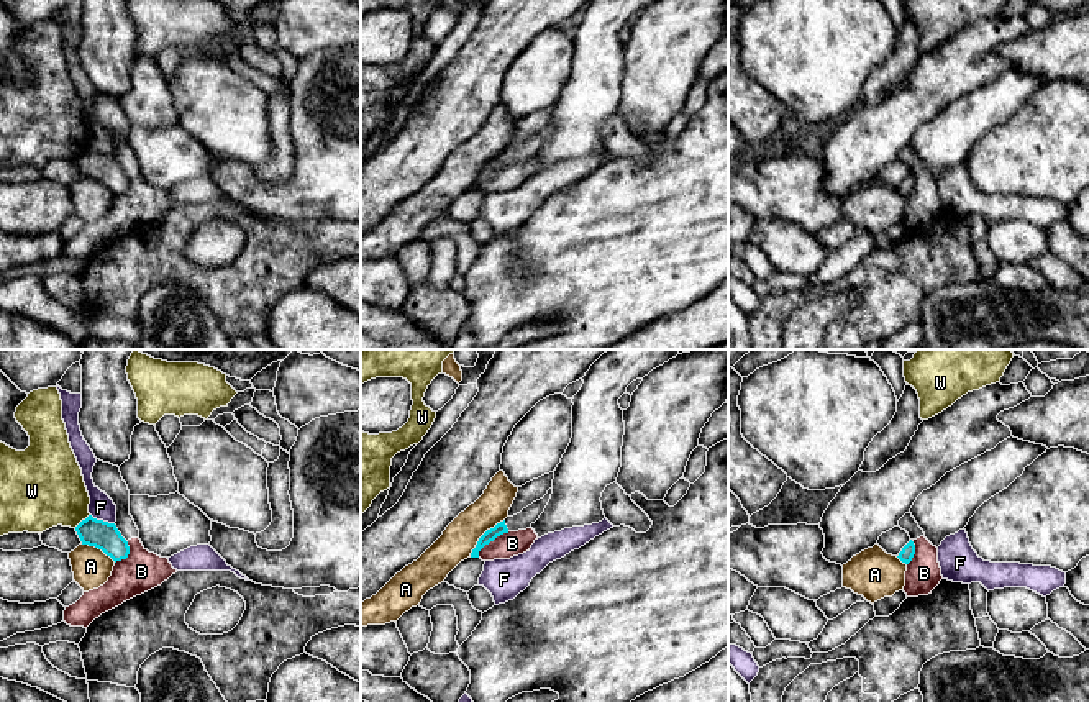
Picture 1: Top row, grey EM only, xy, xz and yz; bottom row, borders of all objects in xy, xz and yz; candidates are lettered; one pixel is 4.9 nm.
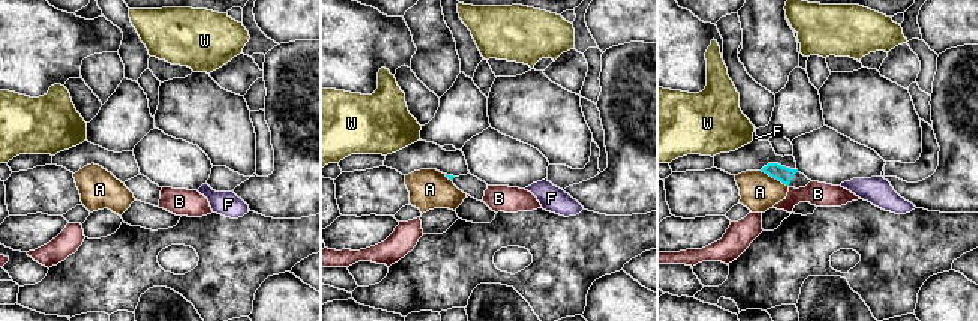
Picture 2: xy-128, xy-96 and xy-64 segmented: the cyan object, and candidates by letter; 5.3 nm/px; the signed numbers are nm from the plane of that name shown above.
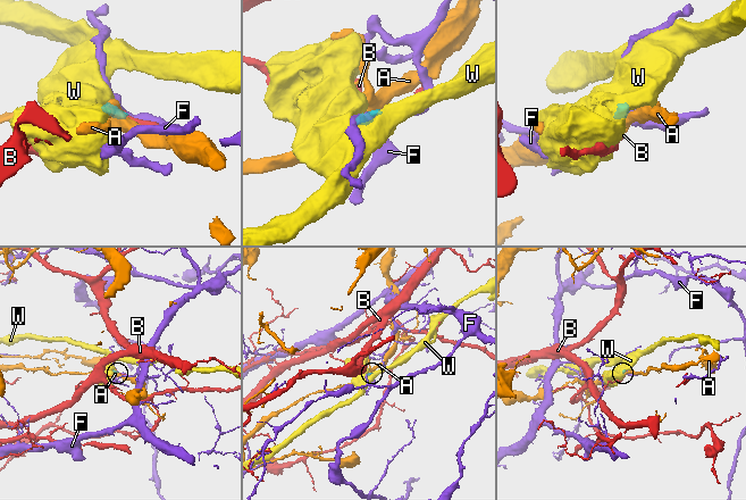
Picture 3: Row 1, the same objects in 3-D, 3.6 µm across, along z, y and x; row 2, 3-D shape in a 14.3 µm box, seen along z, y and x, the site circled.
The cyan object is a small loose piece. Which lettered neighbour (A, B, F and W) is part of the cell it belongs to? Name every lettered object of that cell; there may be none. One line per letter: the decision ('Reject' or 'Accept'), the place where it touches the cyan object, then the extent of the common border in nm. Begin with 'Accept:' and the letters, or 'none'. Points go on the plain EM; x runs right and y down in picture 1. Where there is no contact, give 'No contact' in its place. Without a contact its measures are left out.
Accept: none
A: Reject. Touches cyan at xz (482, 168). Shared border 260 nm
B: Reject. Touches cyan at xz (491, 173). Shared border 200 nm
F: Reject. Touches cyan at xy (102, 153). Shared border 130 nm
W: Reject. Touches cyan at xy (82, 153). Shared border 100 nm

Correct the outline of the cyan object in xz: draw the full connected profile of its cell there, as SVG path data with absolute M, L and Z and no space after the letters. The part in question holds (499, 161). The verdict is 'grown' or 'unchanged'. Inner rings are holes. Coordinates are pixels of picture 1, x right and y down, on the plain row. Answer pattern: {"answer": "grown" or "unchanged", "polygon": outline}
{"answer": "grown", "polygon": "M553 120L548 123L548 126L533 134L531 138L528 138L526 141L523 141L520 146L513 148L513 149L507 149L503 154L497 156L494 161L487 162L477 174L476 180L471 185L471 190L479 190L479 184L489 177L490 174L494 174L497 169L508 166L508 164L518 164L518 162L526 162L530 161L538 151L540 148L544 144L549 131L553 126Z"}

